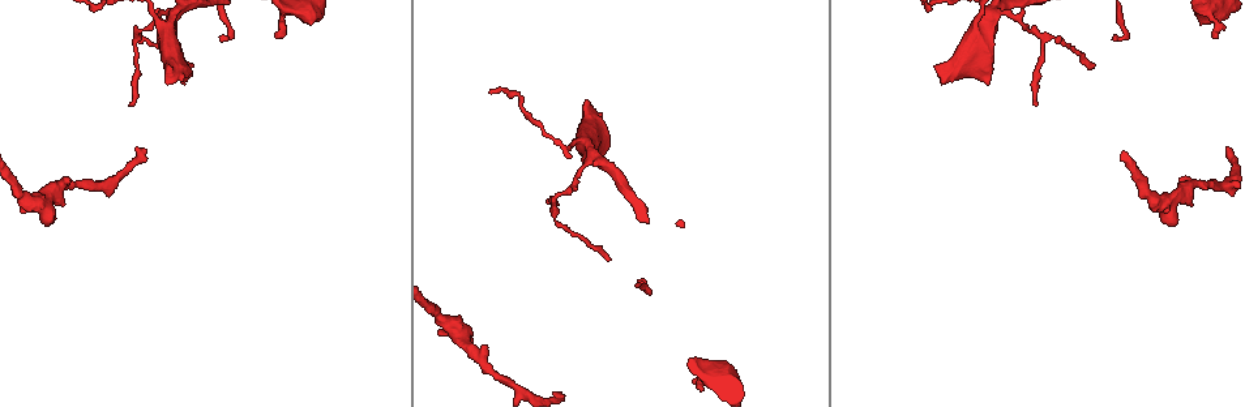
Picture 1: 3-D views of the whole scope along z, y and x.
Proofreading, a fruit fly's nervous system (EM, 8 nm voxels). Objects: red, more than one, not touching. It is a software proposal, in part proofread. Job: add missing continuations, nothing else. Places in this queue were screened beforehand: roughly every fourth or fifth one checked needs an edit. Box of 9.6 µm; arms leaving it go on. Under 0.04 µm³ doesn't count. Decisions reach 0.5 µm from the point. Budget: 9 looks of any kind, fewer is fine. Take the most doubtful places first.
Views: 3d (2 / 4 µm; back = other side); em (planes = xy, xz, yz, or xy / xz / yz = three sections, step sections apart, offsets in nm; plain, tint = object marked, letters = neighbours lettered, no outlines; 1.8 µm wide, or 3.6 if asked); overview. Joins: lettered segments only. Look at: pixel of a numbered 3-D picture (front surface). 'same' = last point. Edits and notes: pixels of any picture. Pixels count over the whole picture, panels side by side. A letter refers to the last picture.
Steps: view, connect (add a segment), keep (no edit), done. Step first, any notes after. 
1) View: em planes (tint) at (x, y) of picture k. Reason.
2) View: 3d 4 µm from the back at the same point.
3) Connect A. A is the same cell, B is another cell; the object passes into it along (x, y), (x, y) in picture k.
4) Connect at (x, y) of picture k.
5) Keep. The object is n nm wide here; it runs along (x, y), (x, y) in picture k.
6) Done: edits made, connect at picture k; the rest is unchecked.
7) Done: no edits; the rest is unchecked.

View: 3d 4 µm at (45, 226) of picture 1.

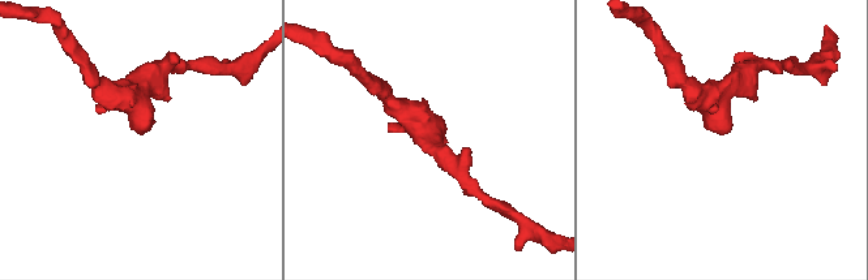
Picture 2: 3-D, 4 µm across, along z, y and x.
View: em xy step 16 (letters) at (724, 129) of picture 2.

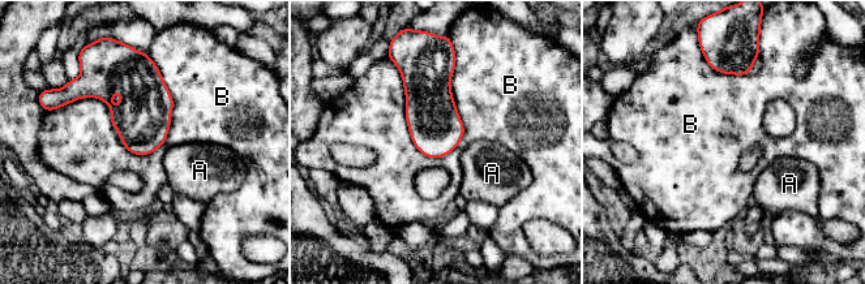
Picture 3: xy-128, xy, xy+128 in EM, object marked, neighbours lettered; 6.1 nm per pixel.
Keep. A and B are other cells; the arms are 280, 400 nm wide; no lettered segment goes on from it.

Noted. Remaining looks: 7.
View: em 3.6 µm planes (letters) at (277, 35) of picture 1. An open end.

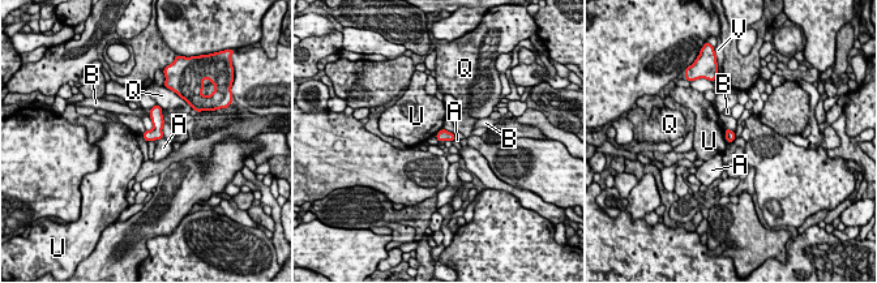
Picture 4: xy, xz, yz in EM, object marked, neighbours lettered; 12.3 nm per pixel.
Keep. The object is 130 nm wide here; A, B, Q, U and V are other cells; none of them fits.

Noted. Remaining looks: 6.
View: em 3.6 µm xy step 8 (letters) at (172, 67) of picture 1.

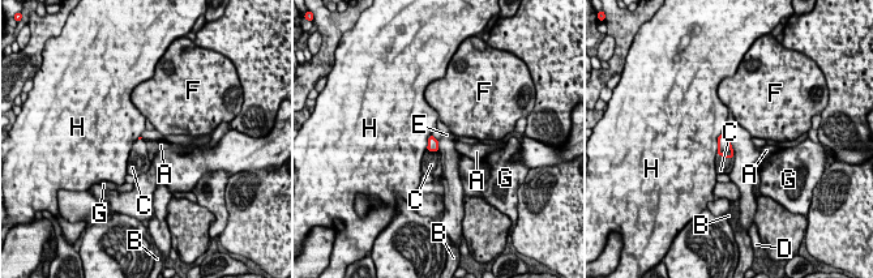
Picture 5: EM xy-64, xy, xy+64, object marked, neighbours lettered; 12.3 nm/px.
View: em 3.6 µm planes (letters) at the same point.

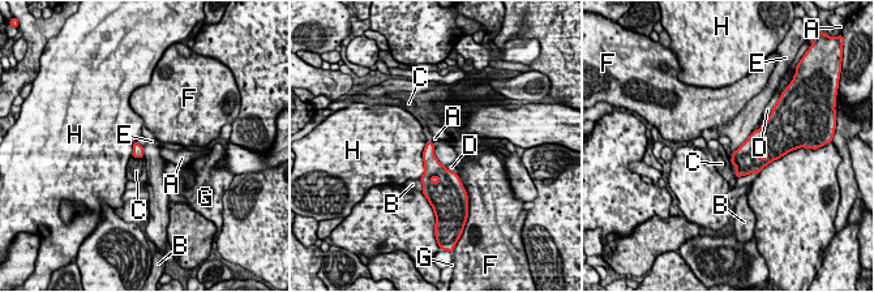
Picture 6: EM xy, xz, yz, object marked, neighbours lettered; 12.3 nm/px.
Connect at (136, 171) of picture 6. C is the same cell, A, B, D, E, F, G and H are other cells; it goes on there.

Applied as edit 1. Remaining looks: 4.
View: em 3.6 µm planes (plain) at (557, 392) of picture 1. End of a long branch.

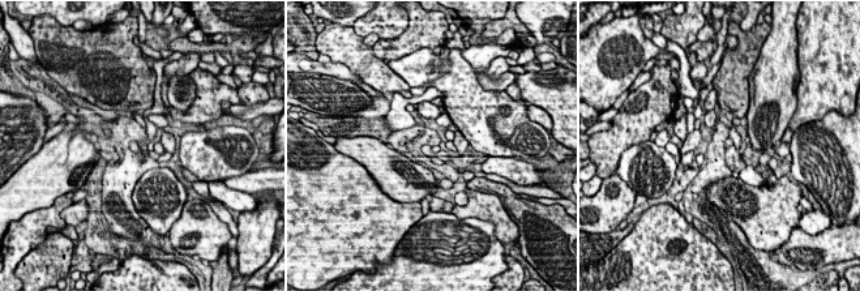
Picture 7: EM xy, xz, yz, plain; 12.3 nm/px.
View: em 3.6 µm planes (letters) at the same point.

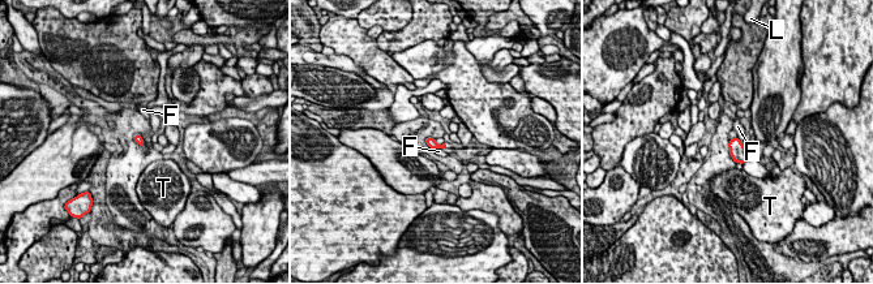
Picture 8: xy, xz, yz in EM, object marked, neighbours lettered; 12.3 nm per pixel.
Keep. F, L and T are other cells; a border runs along (443, 149), (433, 150) in picture 8; none of them fits.

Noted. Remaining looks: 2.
Done: edits made, connect at picture 6; the rest is unchecked.

